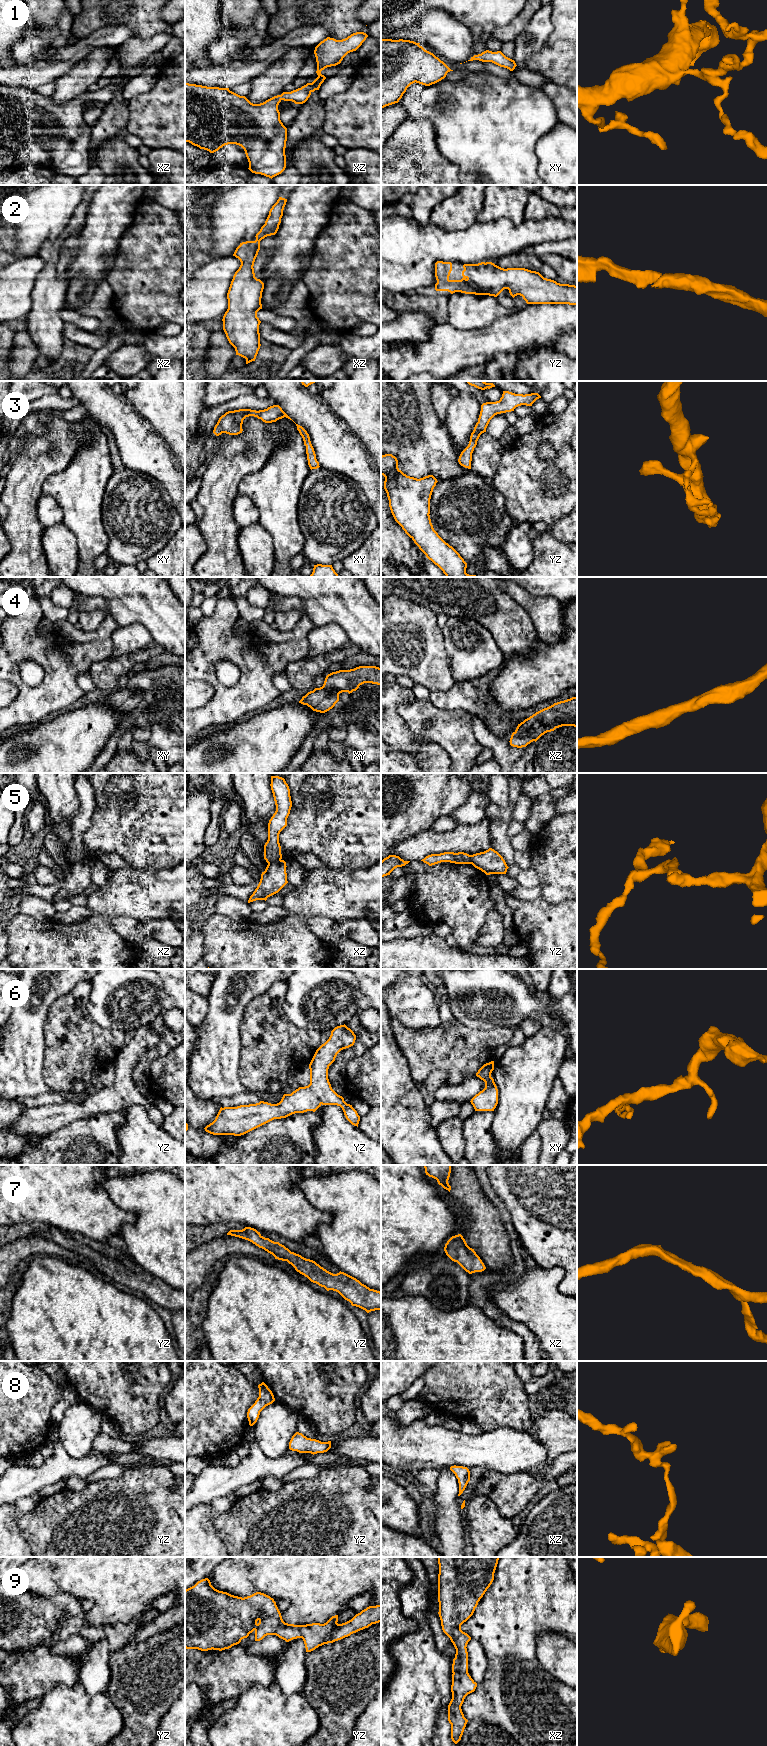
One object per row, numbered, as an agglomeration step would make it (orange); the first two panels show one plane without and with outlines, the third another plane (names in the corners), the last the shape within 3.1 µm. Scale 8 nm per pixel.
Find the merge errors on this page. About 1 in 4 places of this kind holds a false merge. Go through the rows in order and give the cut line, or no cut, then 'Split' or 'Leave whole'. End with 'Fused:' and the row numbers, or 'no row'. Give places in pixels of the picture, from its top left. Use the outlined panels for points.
1: No split. Leave whole
2: No split. Leave whole
3: No split. Leave whole
4: No split. Leave whole
5: Split along xz (280, 859), (268, 864). Split
6: No split. Leave whole
7: No split. Leave whole
8: No split. Leave whole
9: No split. Leave whole
Fused: 5

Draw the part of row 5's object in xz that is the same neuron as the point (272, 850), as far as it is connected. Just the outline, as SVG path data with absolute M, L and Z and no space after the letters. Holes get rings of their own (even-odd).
M271 776L270 786L276 811L269 820L268 840L264 845L264 859L268 864L282 859L279 834L287 826L287 818L292 807L290 789L284 778Z

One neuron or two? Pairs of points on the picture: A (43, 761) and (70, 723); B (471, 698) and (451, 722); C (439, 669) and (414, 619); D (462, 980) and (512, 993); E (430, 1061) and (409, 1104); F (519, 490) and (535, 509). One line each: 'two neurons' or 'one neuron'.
A: one neuron
B: two neurons
C: one neuron
D: one neuron
E: two neurons
F: one neuron

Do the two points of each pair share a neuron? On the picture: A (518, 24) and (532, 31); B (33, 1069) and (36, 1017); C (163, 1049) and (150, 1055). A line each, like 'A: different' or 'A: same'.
A: different
B: same
C: same

